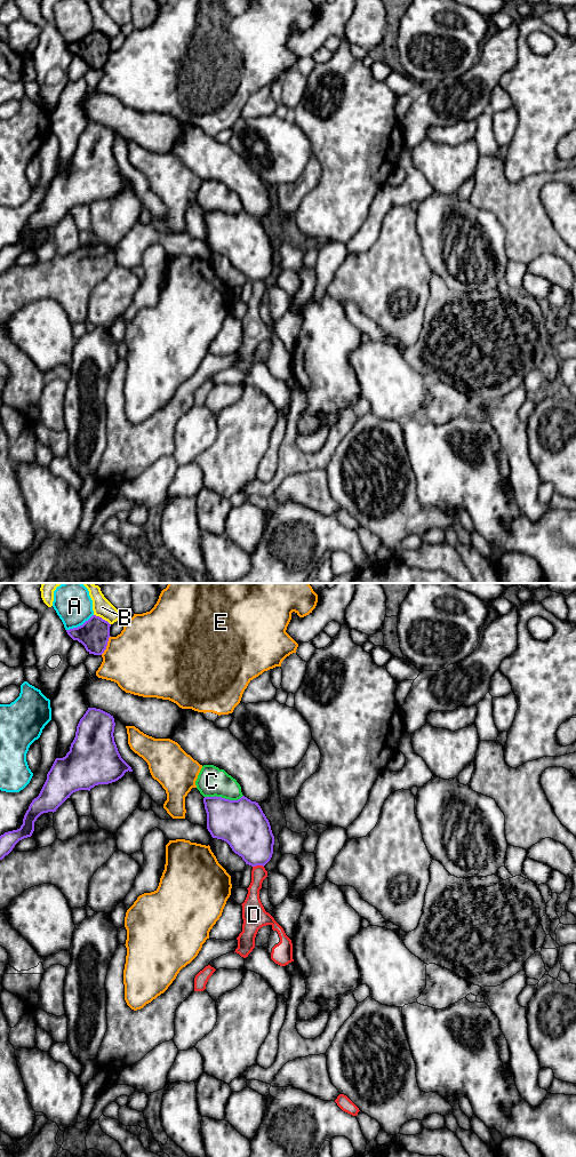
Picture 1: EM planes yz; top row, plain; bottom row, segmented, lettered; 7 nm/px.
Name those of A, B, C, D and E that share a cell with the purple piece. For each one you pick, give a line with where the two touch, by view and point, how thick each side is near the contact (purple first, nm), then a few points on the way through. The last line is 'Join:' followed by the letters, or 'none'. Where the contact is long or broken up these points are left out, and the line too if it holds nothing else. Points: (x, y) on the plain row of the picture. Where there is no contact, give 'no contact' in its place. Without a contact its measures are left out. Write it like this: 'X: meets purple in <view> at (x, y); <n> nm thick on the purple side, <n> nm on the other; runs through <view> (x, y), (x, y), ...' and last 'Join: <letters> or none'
Join: none

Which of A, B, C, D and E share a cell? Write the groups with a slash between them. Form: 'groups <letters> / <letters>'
groups A / B / C / D / E

